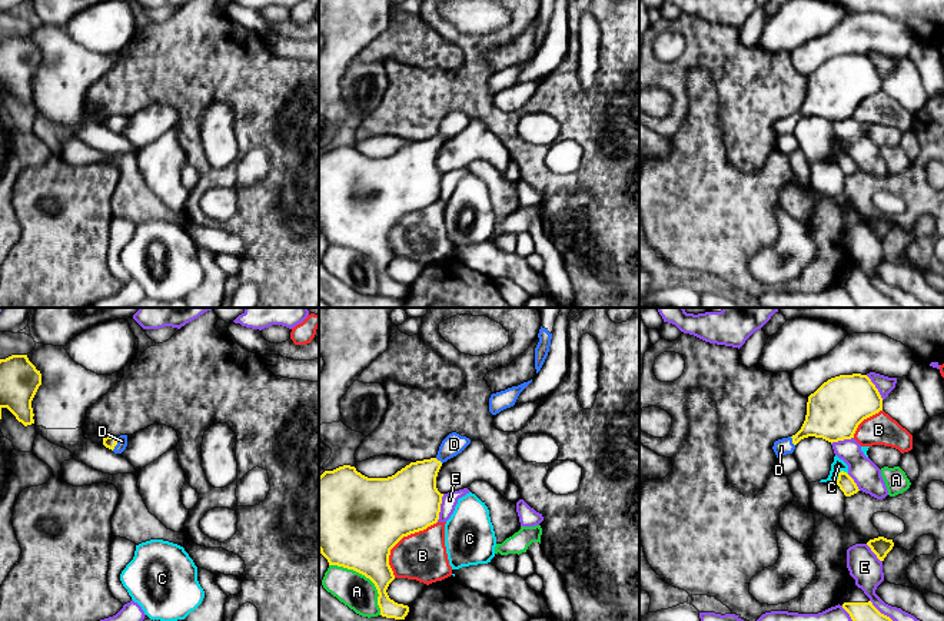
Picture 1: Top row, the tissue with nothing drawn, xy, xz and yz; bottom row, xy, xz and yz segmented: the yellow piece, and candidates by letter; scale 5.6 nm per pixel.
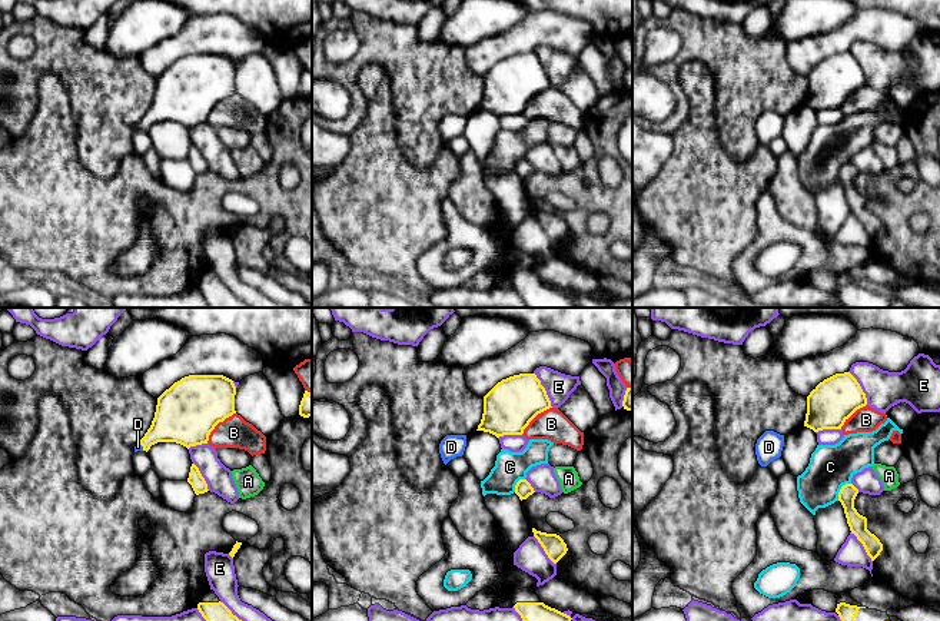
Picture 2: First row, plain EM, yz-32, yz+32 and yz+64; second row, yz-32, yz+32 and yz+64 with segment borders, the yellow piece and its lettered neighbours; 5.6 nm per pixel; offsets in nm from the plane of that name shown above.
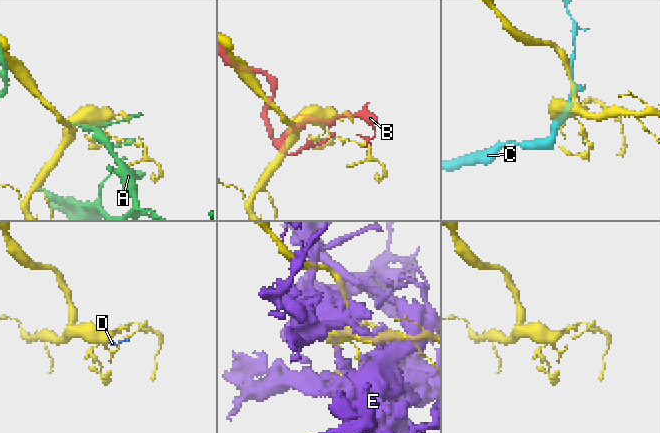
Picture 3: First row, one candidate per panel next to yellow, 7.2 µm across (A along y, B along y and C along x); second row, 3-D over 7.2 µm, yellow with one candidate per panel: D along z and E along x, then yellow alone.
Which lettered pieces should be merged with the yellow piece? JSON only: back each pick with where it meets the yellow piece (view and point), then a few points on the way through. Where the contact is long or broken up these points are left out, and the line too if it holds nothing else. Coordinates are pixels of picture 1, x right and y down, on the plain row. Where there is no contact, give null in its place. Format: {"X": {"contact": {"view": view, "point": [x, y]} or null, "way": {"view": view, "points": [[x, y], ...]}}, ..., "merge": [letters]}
{"D": {"contact": {"view": "xy", "point": [116, 123]}, "way": {"view": "xy", "points": [[110, 122], [116, 123], [122, 120]]}}, "merge": ["D"]}

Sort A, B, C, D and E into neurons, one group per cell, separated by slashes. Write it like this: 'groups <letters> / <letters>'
groups A / B / C / D / E

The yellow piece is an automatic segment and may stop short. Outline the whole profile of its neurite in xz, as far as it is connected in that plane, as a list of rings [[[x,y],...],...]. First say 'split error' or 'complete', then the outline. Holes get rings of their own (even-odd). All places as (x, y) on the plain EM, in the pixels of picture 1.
split error; [[[452,112],[442,120],[435,137],[410,142],[388,157],[368,157],[350,145],[319,156],[319,230],[329,245],[353,249],[375,263],[382,296],[405,299],[409,292],[408,285],[395,282],[386,272],[395,259],[389,245],[390,229],[403,216],[438,202],[443,176],[436,167],[438,152],[443,142],[469,123],[469,117]]]

